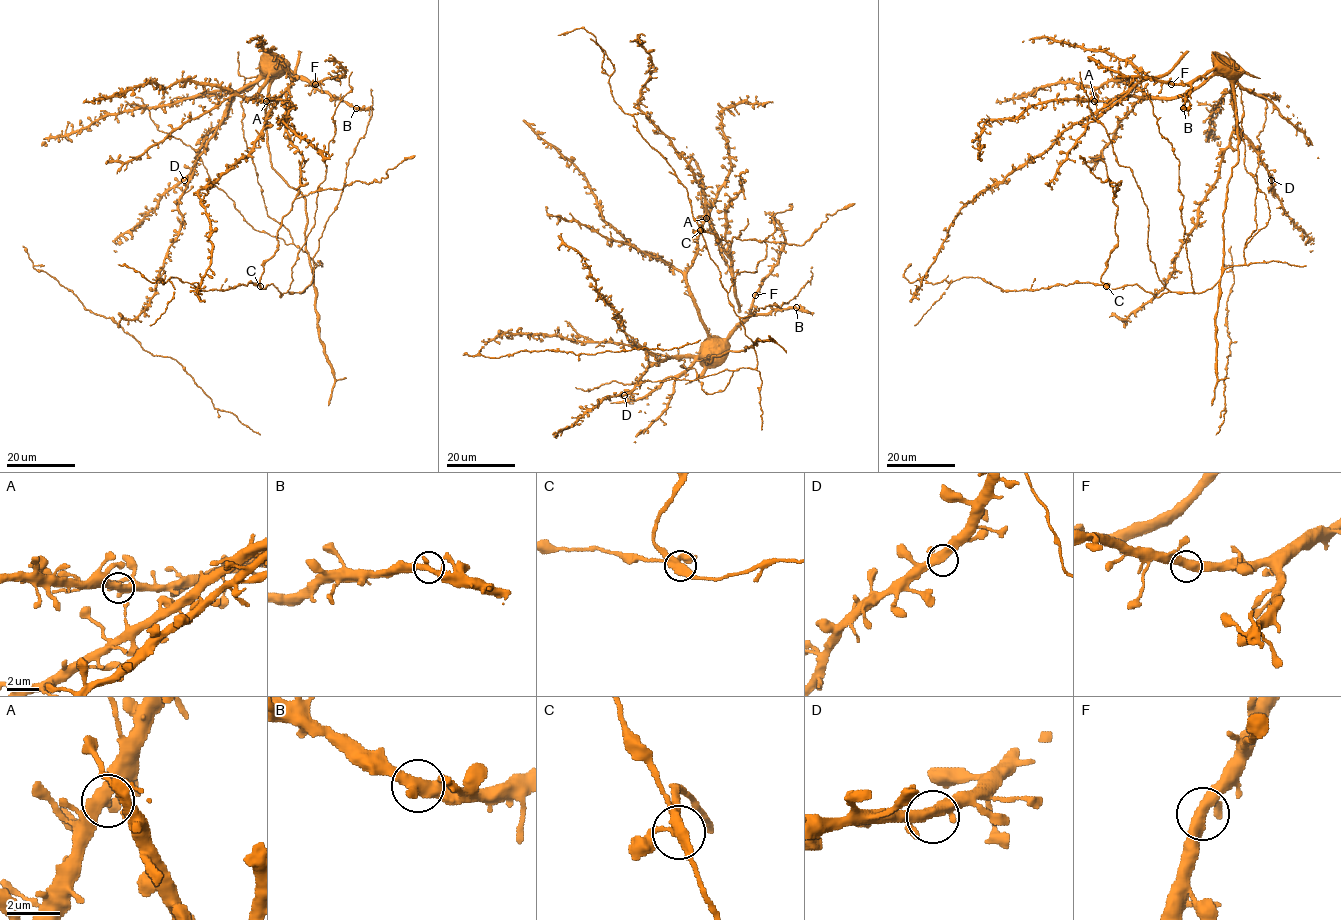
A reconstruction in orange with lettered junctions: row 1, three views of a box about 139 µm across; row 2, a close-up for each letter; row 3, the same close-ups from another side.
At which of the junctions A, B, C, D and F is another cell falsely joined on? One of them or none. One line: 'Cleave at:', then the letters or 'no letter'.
Cleave at: C

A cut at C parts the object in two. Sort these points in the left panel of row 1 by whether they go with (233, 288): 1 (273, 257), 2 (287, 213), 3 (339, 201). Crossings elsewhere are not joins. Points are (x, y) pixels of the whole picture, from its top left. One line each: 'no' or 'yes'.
1: no
2: no
3: yes

